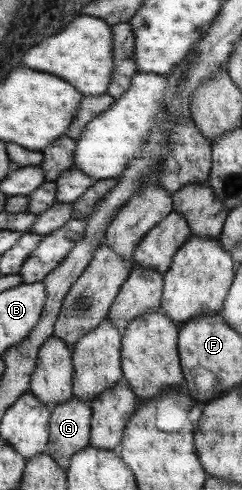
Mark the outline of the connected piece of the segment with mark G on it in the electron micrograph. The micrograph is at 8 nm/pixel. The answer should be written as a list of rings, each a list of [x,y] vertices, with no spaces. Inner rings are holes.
[[[73,396],[50,411],[44,452],[65,472],[69,457],[88,445],[91,416],[90,405]]]

